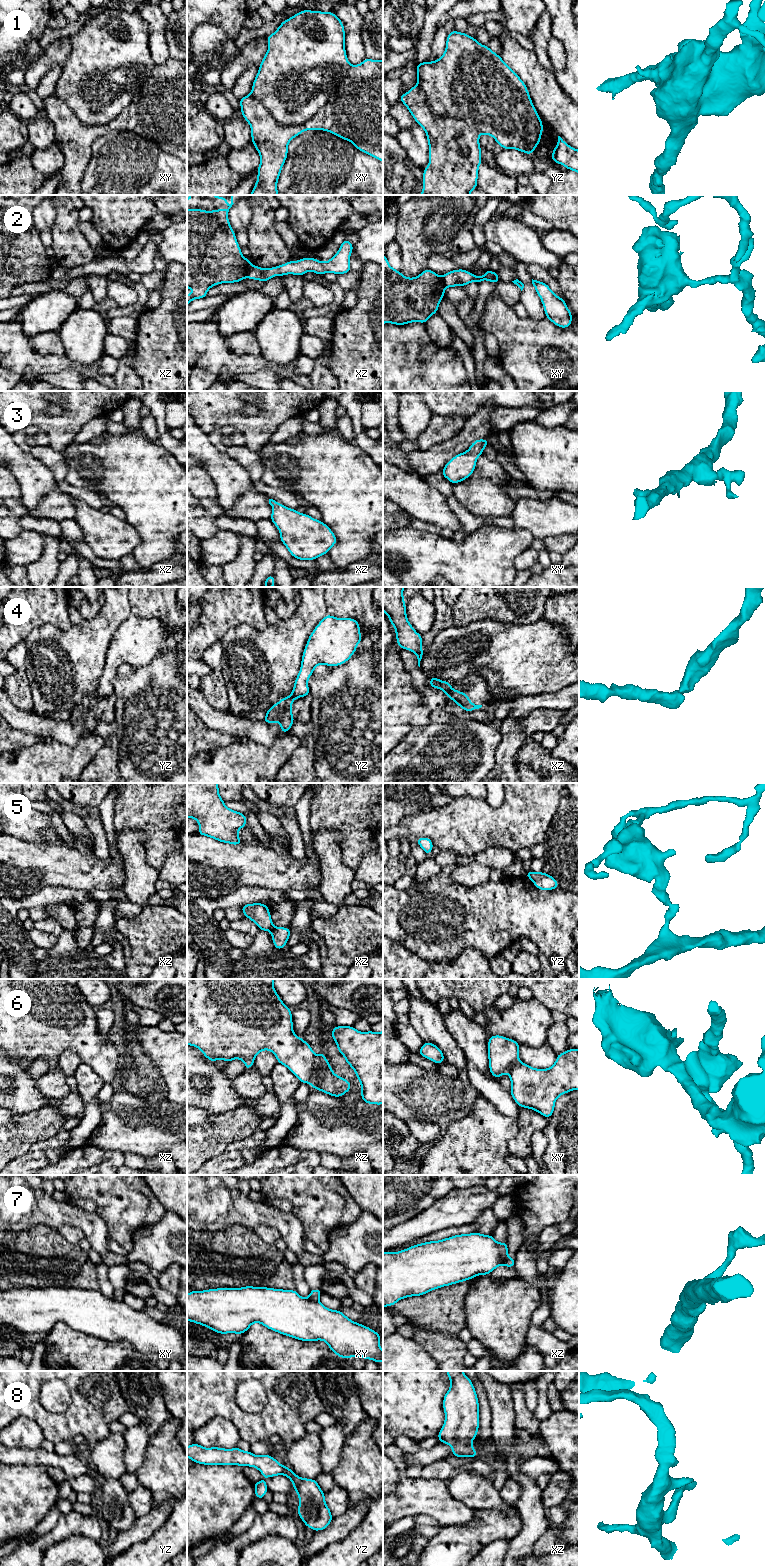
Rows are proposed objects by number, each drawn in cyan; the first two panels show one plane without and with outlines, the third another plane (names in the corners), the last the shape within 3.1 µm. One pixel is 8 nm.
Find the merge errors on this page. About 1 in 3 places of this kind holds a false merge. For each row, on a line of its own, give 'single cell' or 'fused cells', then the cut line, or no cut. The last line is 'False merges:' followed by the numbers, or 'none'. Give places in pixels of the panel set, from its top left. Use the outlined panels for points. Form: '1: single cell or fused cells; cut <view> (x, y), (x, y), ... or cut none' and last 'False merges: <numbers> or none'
1: single cell; cut none
2: fused cells; cut xz (250, 263), (246, 276)
3: single cell; cut none
4: fused cells; cut xz (452, 689), (446, 693)
5: fused cells; cut xz (275, 927), (271, 931)
6: fused cells; cut xz (317, 1056), (317, 1070), (314, 1081), (311, 1084)
7: fused cells; cut xy (308, 1297), (318, 1301)
8: single cell; cut none
False merges: 2, 4, 5, 6, 7

